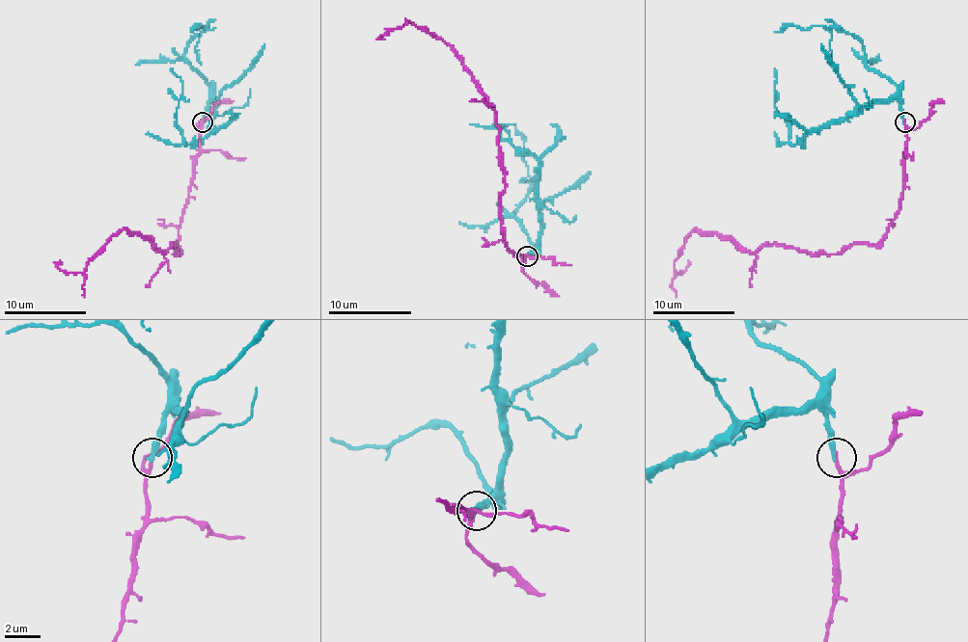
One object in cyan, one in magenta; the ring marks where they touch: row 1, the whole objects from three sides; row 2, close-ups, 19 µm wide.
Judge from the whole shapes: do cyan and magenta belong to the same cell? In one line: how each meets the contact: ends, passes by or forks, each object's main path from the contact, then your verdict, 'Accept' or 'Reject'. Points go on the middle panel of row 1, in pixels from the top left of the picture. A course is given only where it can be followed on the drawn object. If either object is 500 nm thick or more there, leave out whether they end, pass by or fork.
At the ring cyan ends. At the ring magenta ends. Course of cyan: (528, 254), (536, 246), (540, 215), (538, 161), (507, 139), (501, 139), (501, 126), (507, 124), (494, 124). Course of magenta: (528, 256), (509, 251), (503, 240), (505, 168), (496, 114), (488, 97), (463, 60), (411, 22), (382, 37). Accept

